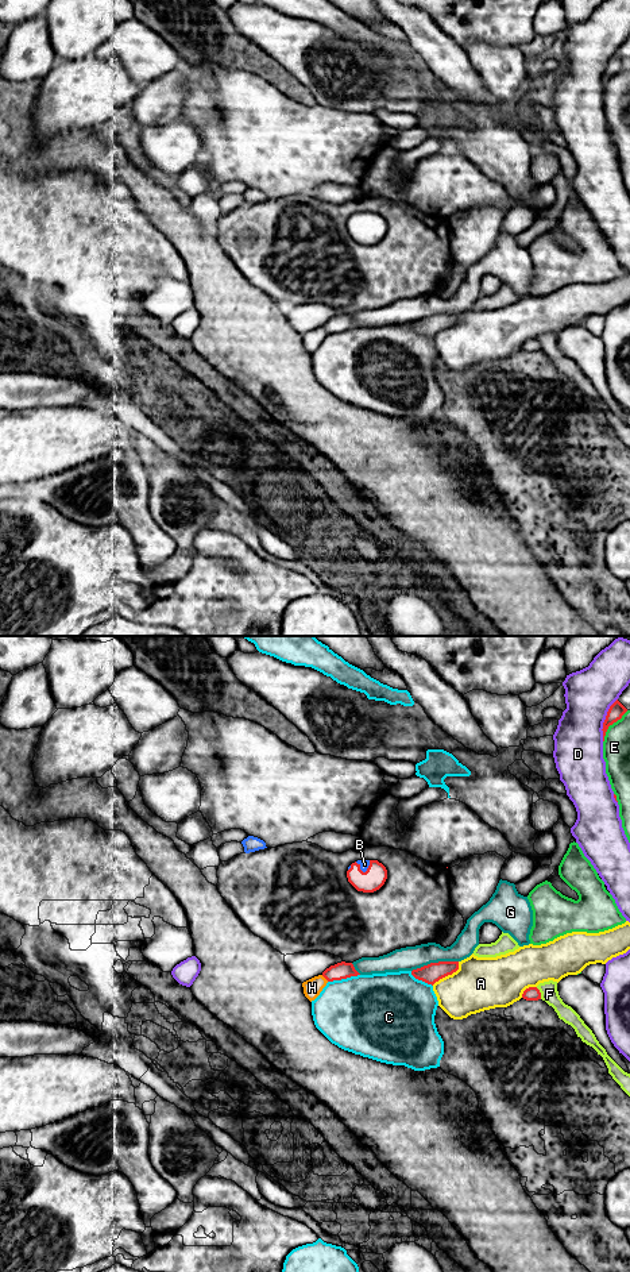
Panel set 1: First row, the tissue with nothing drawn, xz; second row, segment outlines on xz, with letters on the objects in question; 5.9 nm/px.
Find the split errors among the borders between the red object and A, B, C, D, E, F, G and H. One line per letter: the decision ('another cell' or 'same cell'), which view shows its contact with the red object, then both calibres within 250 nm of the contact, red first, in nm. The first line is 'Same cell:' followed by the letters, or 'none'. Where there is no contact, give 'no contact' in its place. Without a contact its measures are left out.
Same cell: B
A: another cell; contact in xz; calibres 120 and 320 nm
B: same cell; contact in xz; calibres 140 and 50 nm
C: another cell; contact in xz; calibres 100 and 480 nm
D: another cell; contact in xz; calibres 90 and 280 nm
E: another cell; contact in xz; calibres 90 and 160 nm
F: another cell; contact in xz; calibres 80 and 100 nm
G: another cell; contact in xz; calibres 120 and 140 nm
H: another cell; contact in xz; calibres 100 and 110 nm

